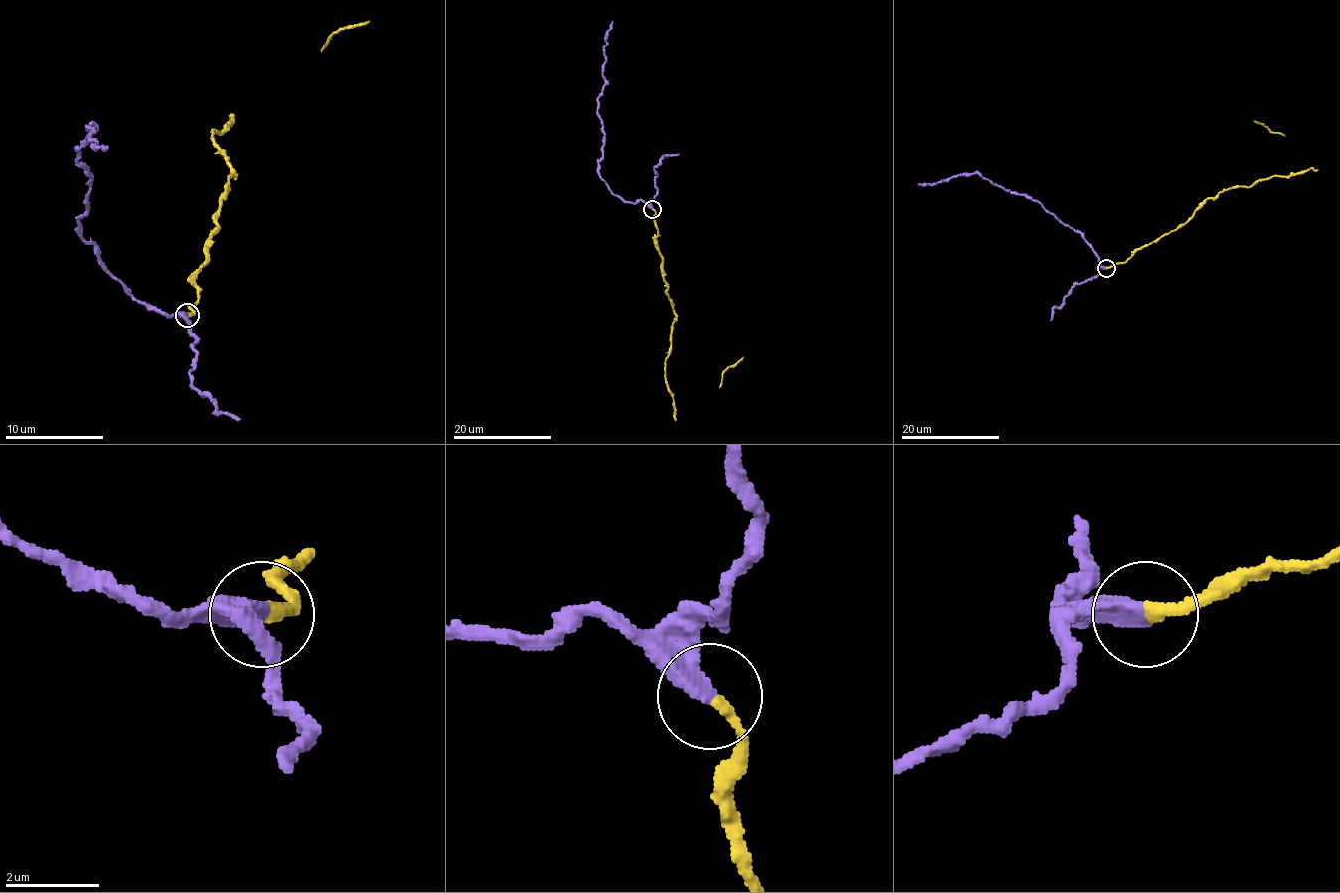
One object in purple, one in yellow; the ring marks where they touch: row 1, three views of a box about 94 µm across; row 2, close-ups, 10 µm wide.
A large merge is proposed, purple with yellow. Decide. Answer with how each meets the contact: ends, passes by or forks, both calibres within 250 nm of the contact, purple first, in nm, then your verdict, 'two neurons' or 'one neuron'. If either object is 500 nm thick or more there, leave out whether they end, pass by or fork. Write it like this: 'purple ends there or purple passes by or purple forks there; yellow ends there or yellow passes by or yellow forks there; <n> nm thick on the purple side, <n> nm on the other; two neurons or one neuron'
purple ends there; yellow ends there; 480 nm thick on the purple side, 240 nm on the other; two neurons

